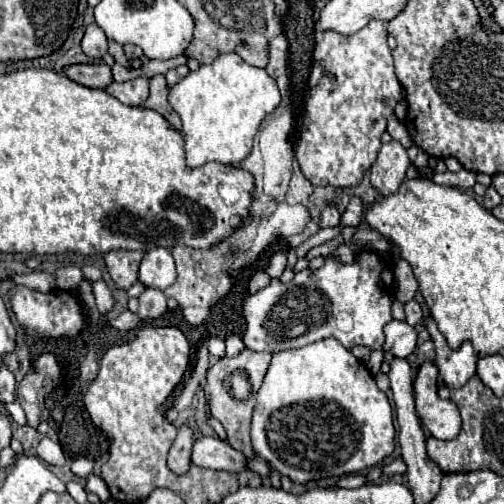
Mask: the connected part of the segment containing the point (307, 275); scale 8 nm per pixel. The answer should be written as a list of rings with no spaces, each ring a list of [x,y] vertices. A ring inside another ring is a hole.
[[[361,251],[359,255],[367,257],[361,257],[353,265],[339,265],[333,259],[327,259],[327,263],[317,271],[303,269],[289,283],[271,279],[265,289],[249,295],[243,303],[243,317],[247,323],[243,335],[245,347],[251,351],[279,353],[333,337],[345,349],[351,349],[355,345],[381,349],[385,343],[383,327],[393,319],[391,303],[395,283],[391,261],[389,257],[383,259],[373,251]],[[341,313],[351,323],[337,323]]]

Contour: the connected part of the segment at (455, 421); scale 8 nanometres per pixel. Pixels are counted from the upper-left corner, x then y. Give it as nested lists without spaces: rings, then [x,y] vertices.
[[[423,363],[415,377],[415,409],[421,423],[435,439],[455,439],[461,431],[461,415],[453,401],[437,395],[437,367]]]

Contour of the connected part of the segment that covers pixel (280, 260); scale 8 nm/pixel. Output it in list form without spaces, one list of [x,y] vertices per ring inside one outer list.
[[[277,251],[277,253],[271,257],[271,261],[269,261],[267,273],[269,273],[271,277],[281,277],[281,273],[283,273],[285,265],[287,265],[287,253]]]

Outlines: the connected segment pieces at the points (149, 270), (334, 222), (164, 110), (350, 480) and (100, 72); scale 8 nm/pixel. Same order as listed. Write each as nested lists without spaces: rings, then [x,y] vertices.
[[[157,247],[145,253],[141,267],[139,267],[139,281],[147,287],[155,287],[165,291],[177,279],[175,263],[169,249]]]
[[[327,205],[323,211],[321,211],[321,217],[319,217],[319,227],[325,229],[325,227],[335,227],[340,225],[341,214],[335,205]]]
[[[155,75],[153,79],[149,79],[149,87],[151,87],[151,93],[149,93],[149,99],[143,103],[143,107],[161,113],[169,121],[171,129],[179,131],[181,129],[181,119],[177,117],[177,113],[173,111],[173,107],[167,101],[169,87],[165,83],[165,77],[163,75]]]
[[[347,475],[347,477],[341,477],[339,479],[339,483],[337,485],[341,485],[341,487],[361,487],[361,485],[365,485],[367,483],[367,477],[365,475]]]
[[[93,63],[93,65],[69,65],[63,69],[63,73],[85,87],[95,87],[95,89],[105,89],[113,77],[111,69],[105,63]]]

